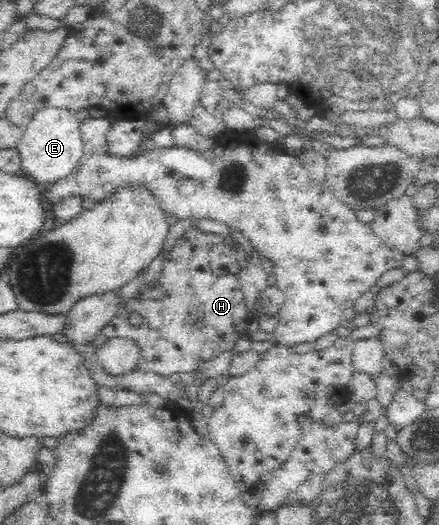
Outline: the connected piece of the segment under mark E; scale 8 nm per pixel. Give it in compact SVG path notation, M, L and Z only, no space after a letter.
M47 107L38 110L16 146L20 155L22 174L35 184L47 184L66 177L82 156L81 122L68 108Z

